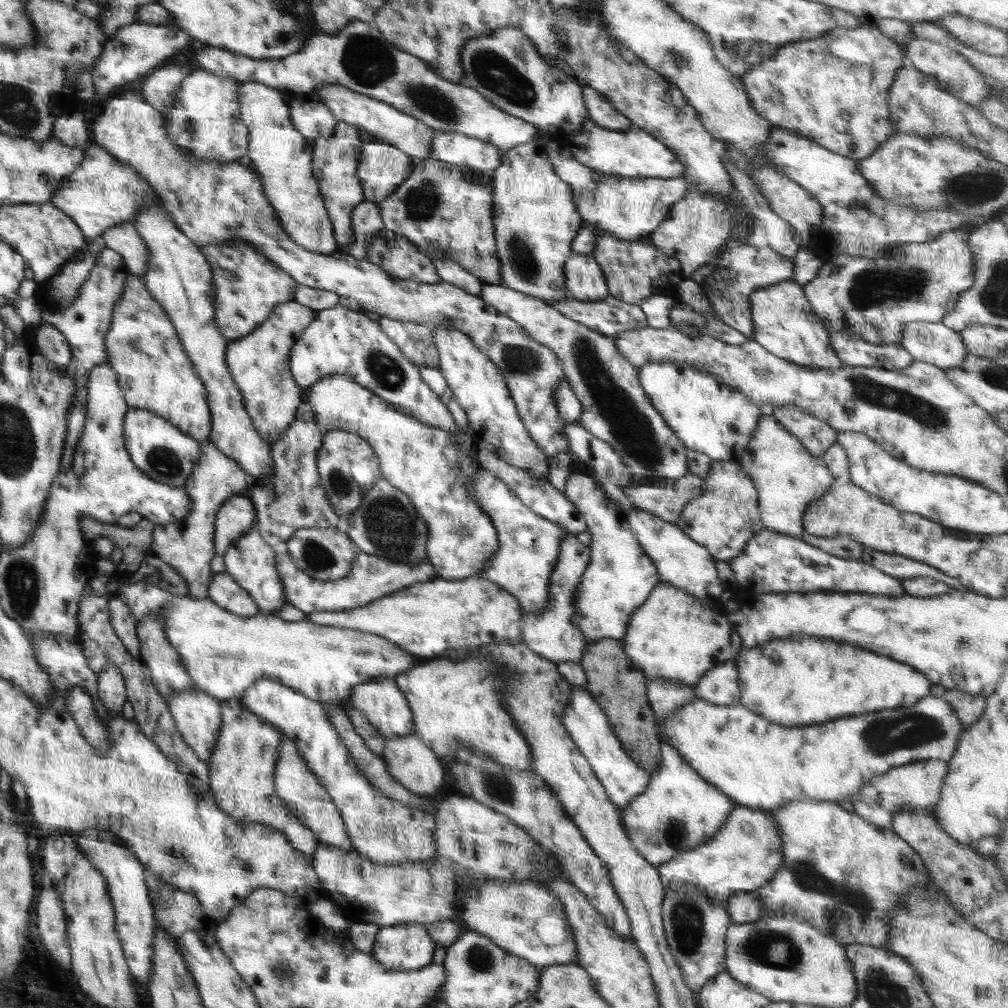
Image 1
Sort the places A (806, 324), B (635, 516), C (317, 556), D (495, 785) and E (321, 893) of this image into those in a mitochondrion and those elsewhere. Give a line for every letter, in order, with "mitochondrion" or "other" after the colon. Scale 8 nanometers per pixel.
A: other
B: other
C: mitochondrion
D: mitochondrion
E: other

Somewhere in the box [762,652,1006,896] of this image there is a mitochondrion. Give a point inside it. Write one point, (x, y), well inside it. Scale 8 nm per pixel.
(882, 736)

